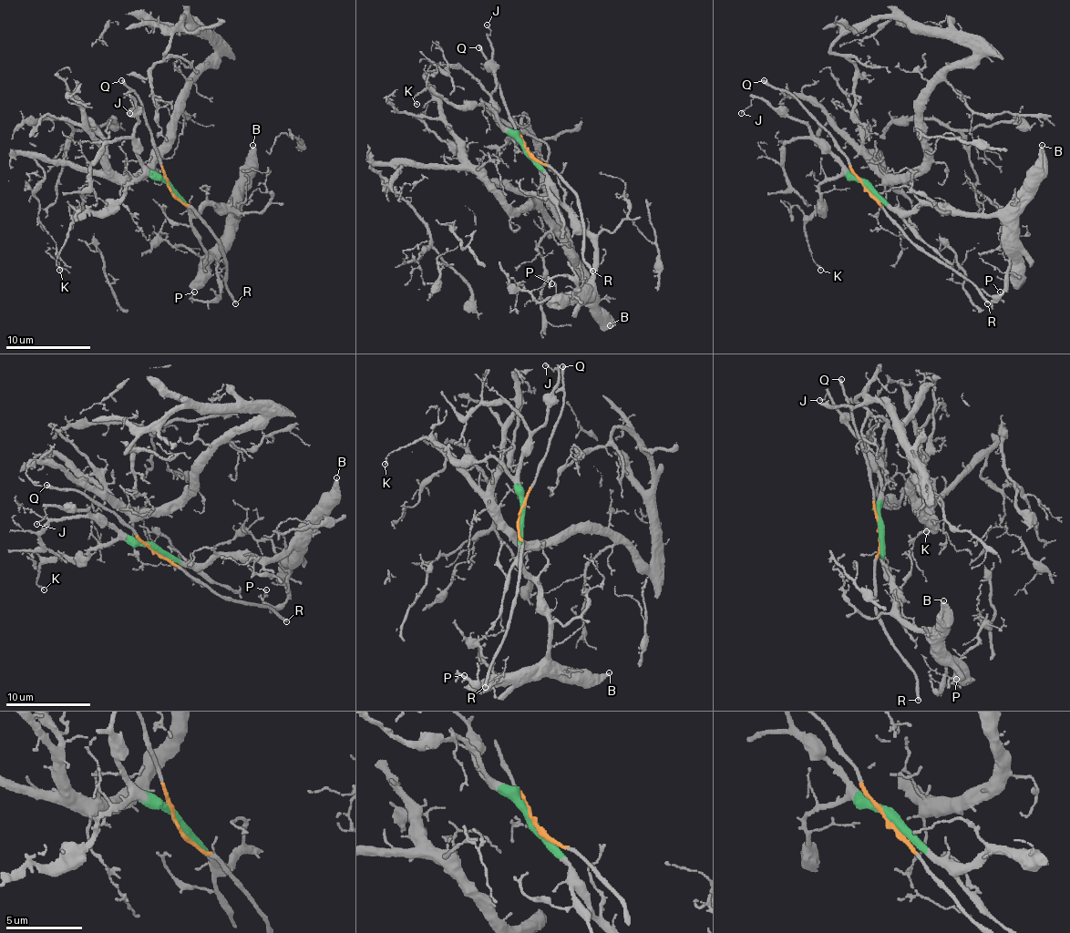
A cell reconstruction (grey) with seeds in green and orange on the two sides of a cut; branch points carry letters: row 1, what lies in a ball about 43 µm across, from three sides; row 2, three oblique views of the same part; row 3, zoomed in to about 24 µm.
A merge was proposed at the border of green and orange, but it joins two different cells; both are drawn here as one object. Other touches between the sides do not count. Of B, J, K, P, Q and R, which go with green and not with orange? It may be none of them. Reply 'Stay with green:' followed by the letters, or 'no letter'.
Stay with green: B, J, K, P

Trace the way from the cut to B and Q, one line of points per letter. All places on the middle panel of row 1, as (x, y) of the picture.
B: (527, 150), (527, 157), (546, 176), (556, 200), (594, 247), (592, 300), (609, 325)
Q: (527, 150), (509, 120), (499, 83), (478, 46)

